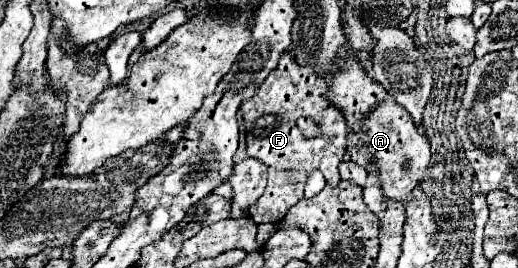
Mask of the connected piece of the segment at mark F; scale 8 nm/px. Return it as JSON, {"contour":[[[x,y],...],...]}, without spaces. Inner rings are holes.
{"contour":[[[284,53],[278,61],[278,67],[266,77],[252,101],[244,101],[240,107],[244,113],[248,155],[268,165],[266,191],[248,209],[248,215],[256,225],[282,221],[288,209],[303,198],[303,173],[320,169],[332,187],[340,183],[338,165],[346,153],[346,121],[340,111],[336,111],[324,99],[324,87],[324,79],[316,79],[308,67],[300,67],[290,53]],[[298,117],[314,119],[316,125],[320,125],[320,135],[306,137],[296,125]],[[285,169],[293,169],[291,180]]]}

